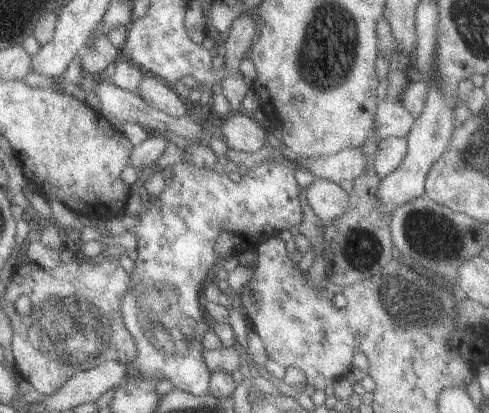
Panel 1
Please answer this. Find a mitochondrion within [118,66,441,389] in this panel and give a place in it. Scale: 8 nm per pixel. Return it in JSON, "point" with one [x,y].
{"point":[397,297]}

